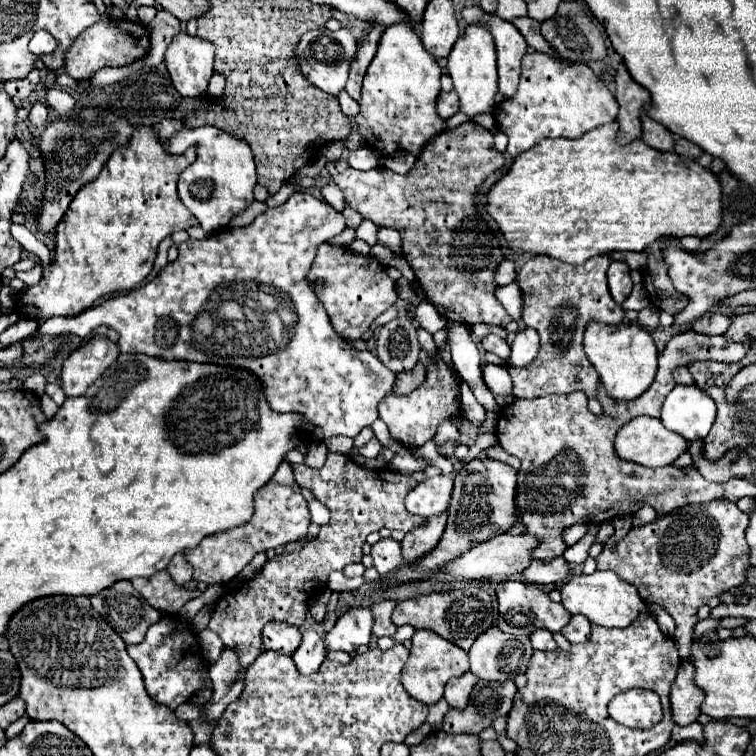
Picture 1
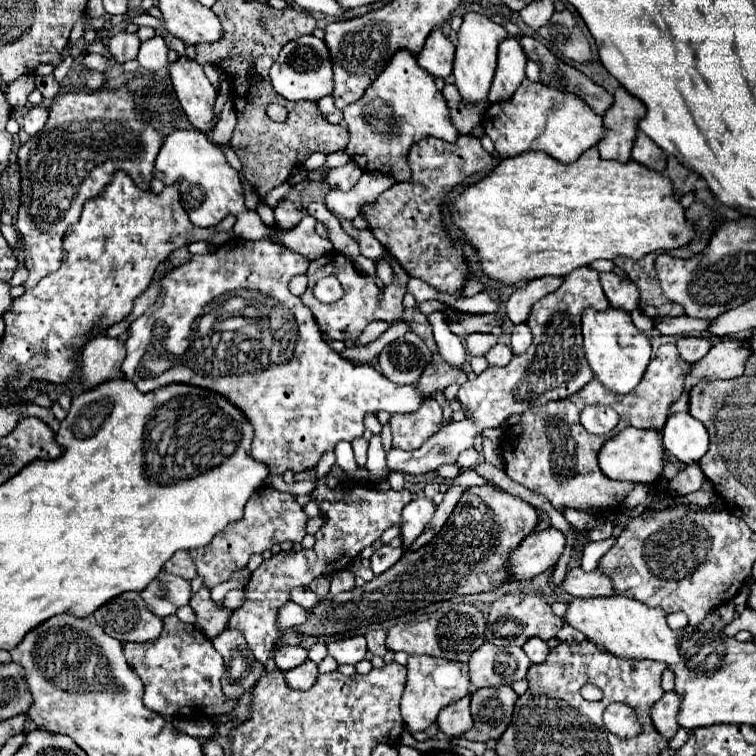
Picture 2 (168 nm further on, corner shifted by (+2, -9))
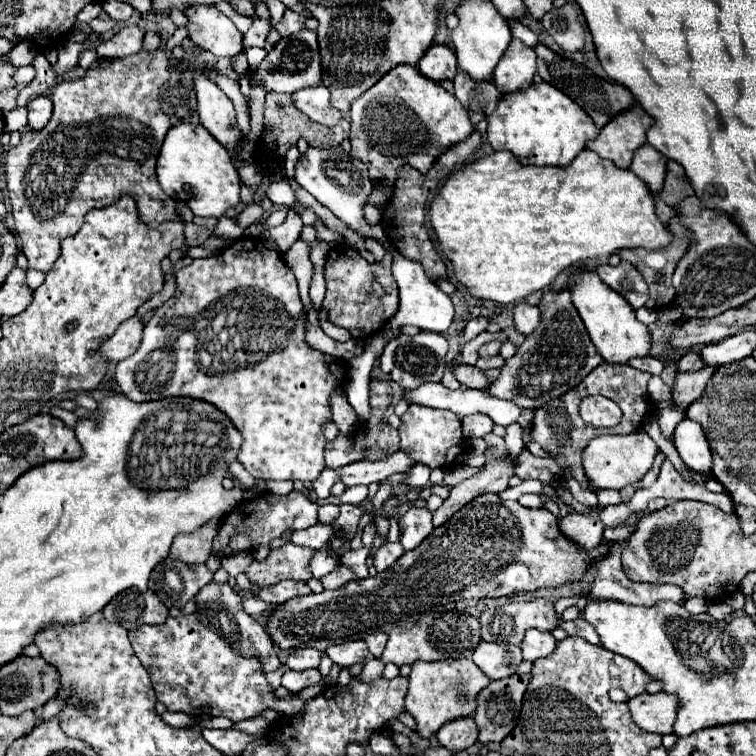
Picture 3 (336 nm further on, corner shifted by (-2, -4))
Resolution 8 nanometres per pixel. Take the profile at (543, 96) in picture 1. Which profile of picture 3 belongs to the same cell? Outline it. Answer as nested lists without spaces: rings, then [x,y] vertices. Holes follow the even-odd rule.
[[[549,83],[531,85],[525,91],[509,93],[499,99],[491,117],[487,117],[487,139],[495,151],[511,151],[521,161],[533,165],[569,165],[589,139],[595,139],[599,129],[589,121],[589,115],[565,93]]]

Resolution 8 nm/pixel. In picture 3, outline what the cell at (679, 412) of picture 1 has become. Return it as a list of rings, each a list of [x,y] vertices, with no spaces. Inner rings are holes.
[[[683,419],[673,433],[673,445],[677,447],[685,465],[695,473],[711,471],[711,449],[709,441],[699,423]]]

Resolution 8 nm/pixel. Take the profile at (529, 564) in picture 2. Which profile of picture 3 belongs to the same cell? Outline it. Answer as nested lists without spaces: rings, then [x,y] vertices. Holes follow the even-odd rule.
[[[593,507],[591,515],[569,513],[559,519],[563,537],[569,537],[579,549],[595,549],[603,537],[603,523],[599,521],[599,507]]]

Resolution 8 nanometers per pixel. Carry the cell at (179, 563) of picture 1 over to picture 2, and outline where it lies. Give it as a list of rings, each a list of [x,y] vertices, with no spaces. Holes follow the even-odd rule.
[[[179,550],[173,554],[173,558],[169,562],[165,562],[163,570],[175,574],[175,576],[181,576],[181,578],[187,578],[187,580],[193,580],[197,576],[197,568],[189,556],[189,552],[185,550]]]

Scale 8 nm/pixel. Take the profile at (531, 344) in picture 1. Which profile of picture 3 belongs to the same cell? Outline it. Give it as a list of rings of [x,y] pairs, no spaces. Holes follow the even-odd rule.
[[[519,303],[515,307],[515,327],[519,333],[523,333],[525,337],[529,333],[533,333],[533,329],[539,325],[539,309],[535,305],[527,305],[527,303]]]

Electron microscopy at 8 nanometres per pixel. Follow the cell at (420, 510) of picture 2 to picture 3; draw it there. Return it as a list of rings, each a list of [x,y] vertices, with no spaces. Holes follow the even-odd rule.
[[[411,507],[399,519],[399,531],[401,531],[401,543],[405,551],[415,549],[433,531],[431,511],[427,507]]]

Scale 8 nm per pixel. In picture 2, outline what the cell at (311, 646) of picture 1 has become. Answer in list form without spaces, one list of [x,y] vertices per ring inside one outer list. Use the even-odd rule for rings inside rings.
[[[307,660],[303,666],[297,666],[297,670],[285,672],[285,682],[293,690],[309,690],[317,680],[317,666]]]

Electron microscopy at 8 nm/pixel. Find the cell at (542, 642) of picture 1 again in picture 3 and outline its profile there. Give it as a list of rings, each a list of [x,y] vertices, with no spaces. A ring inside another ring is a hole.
[[[529,629],[525,633],[525,639],[521,643],[523,649],[523,657],[527,661],[535,661],[541,657],[547,657],[555,651],[557,641],[553,639],[553,635],[549,631],[537,631],[537,629]]]

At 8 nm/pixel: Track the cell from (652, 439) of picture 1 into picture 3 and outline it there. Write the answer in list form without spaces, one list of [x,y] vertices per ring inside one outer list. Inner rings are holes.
[[[637,429],[629,435],[603,435],[593,439],[583,451],[583,467],[593,483],[599,489],[623,489],[625,485],[635,485],[655,463],[657,457],[657,443],[643,431]]]

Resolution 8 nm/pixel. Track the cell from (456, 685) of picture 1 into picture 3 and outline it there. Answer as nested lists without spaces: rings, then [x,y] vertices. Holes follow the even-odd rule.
[[[459,717],[459,721],[447,721],[439,731],[437,739],[443,747],[447,747],[451,753],[469,749],[477,741],[477,725],[473,717]]]

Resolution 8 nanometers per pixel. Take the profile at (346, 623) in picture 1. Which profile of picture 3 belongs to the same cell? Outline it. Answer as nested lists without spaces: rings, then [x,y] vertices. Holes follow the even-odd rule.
[[[359,639],[359,641],[341,643],[341,645],[331,645],[331,647],[327,647],[327,655],[339,667],[351,667],[355,663],[365,663],[369,657],[369,649],[367,649],[365,641]]]

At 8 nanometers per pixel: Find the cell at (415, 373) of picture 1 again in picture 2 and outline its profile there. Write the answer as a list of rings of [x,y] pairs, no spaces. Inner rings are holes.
[[[433,353],[432,357],[433,362],[425,368],[417,382],[421,390],[431,390],[435,394],[439,390],[445,390],[449,384],[463,384],[467,380],[467,374],[463,370],[449,366],[438,353]]]

